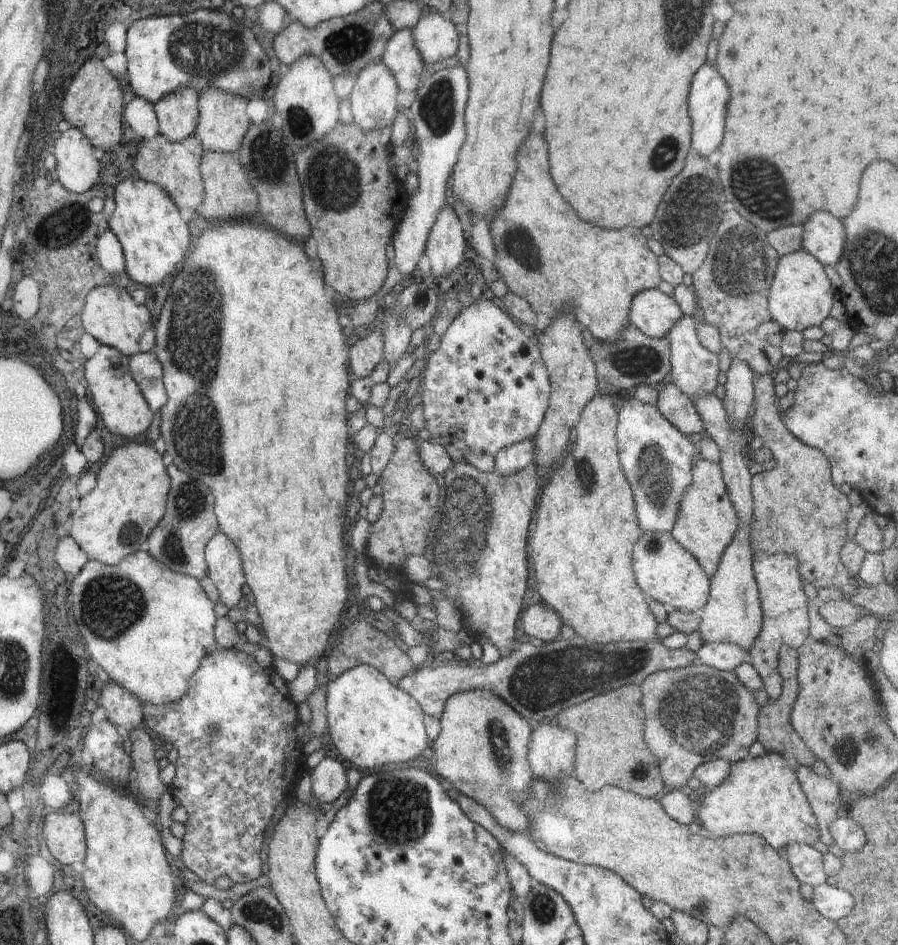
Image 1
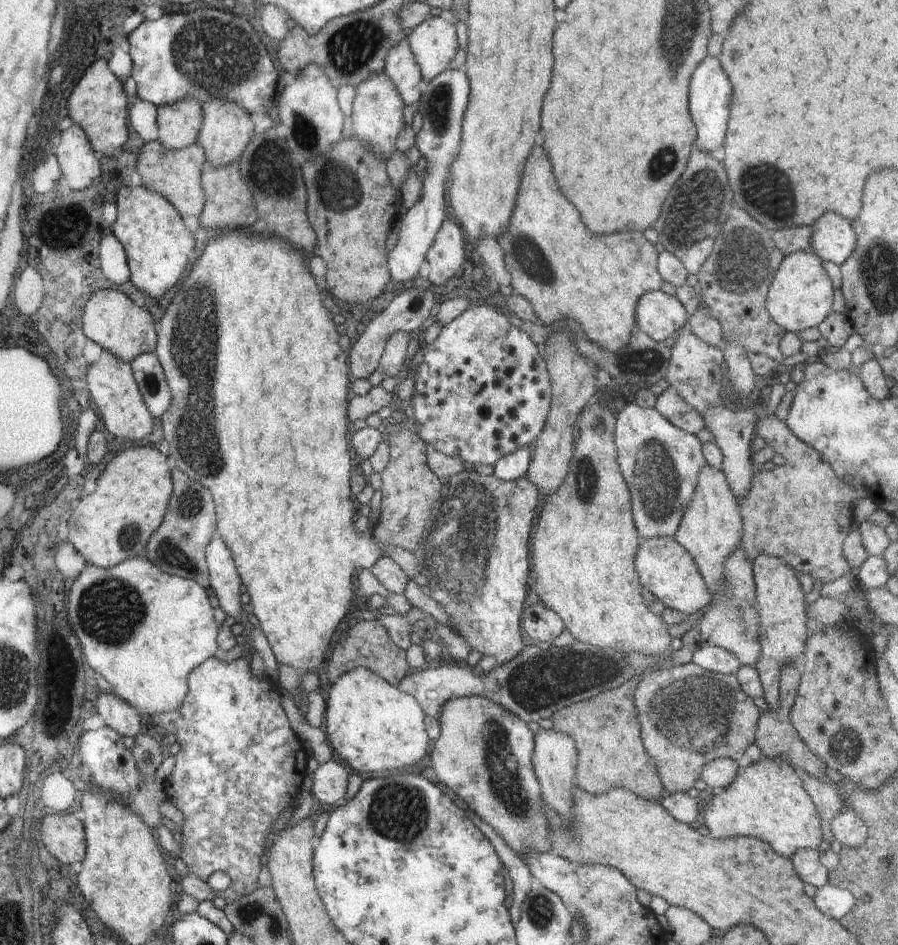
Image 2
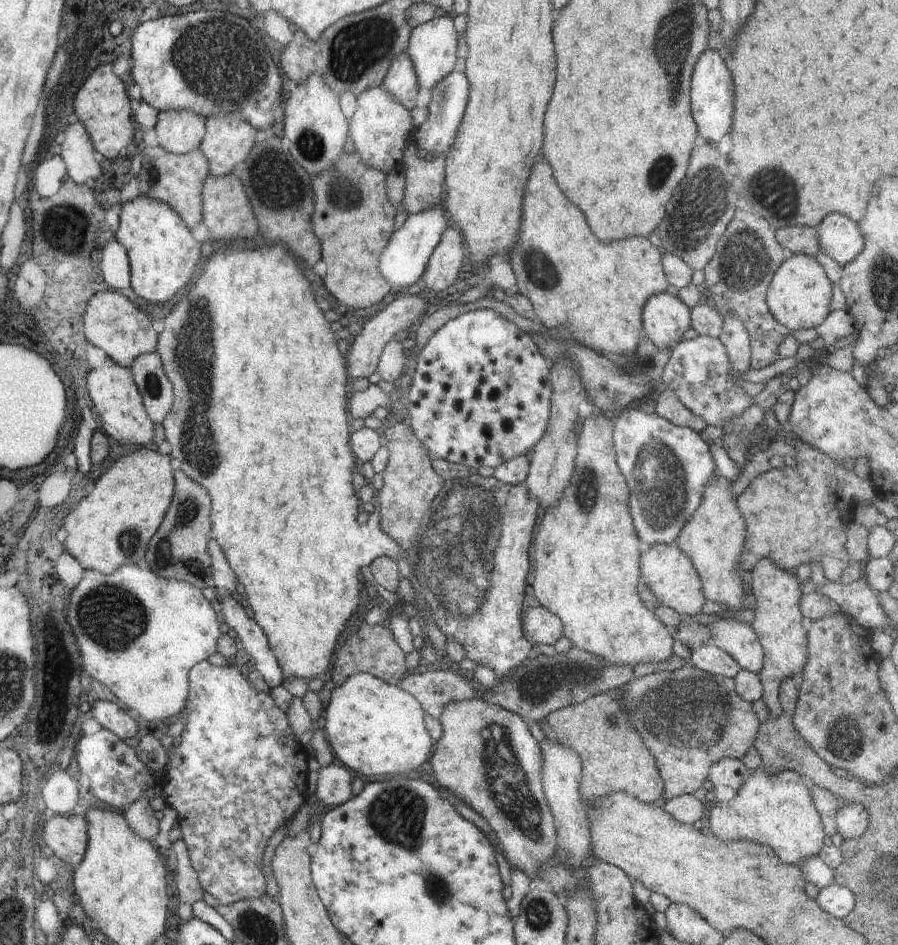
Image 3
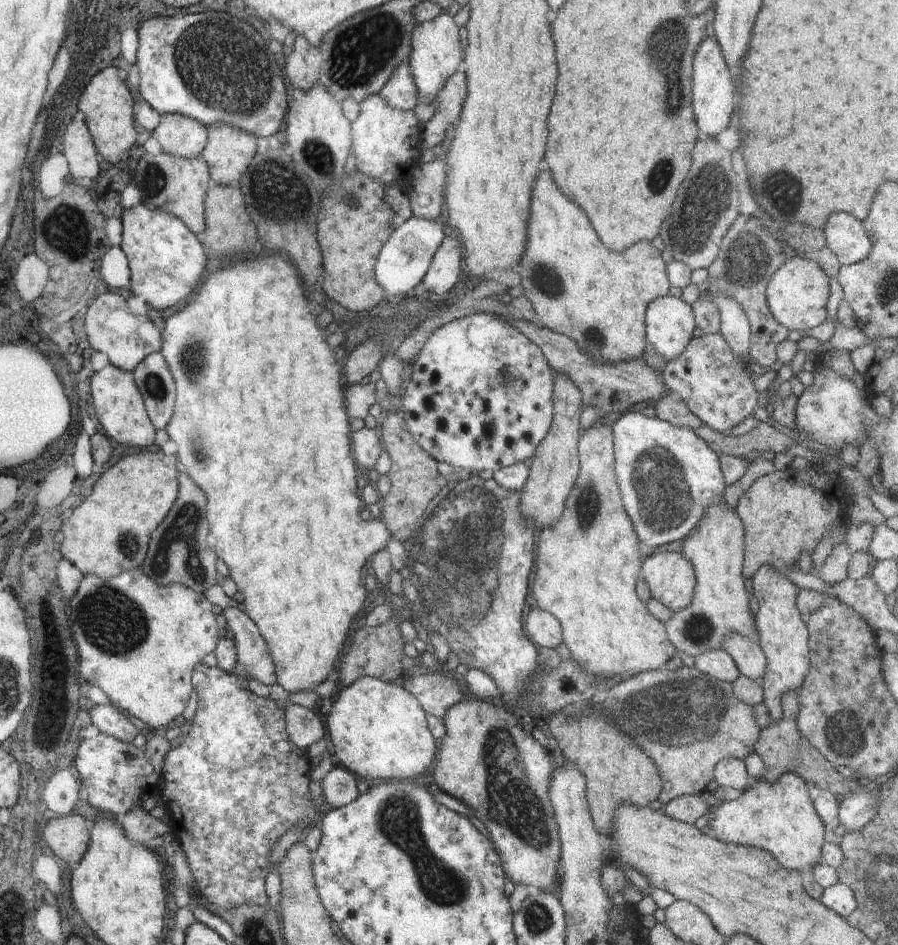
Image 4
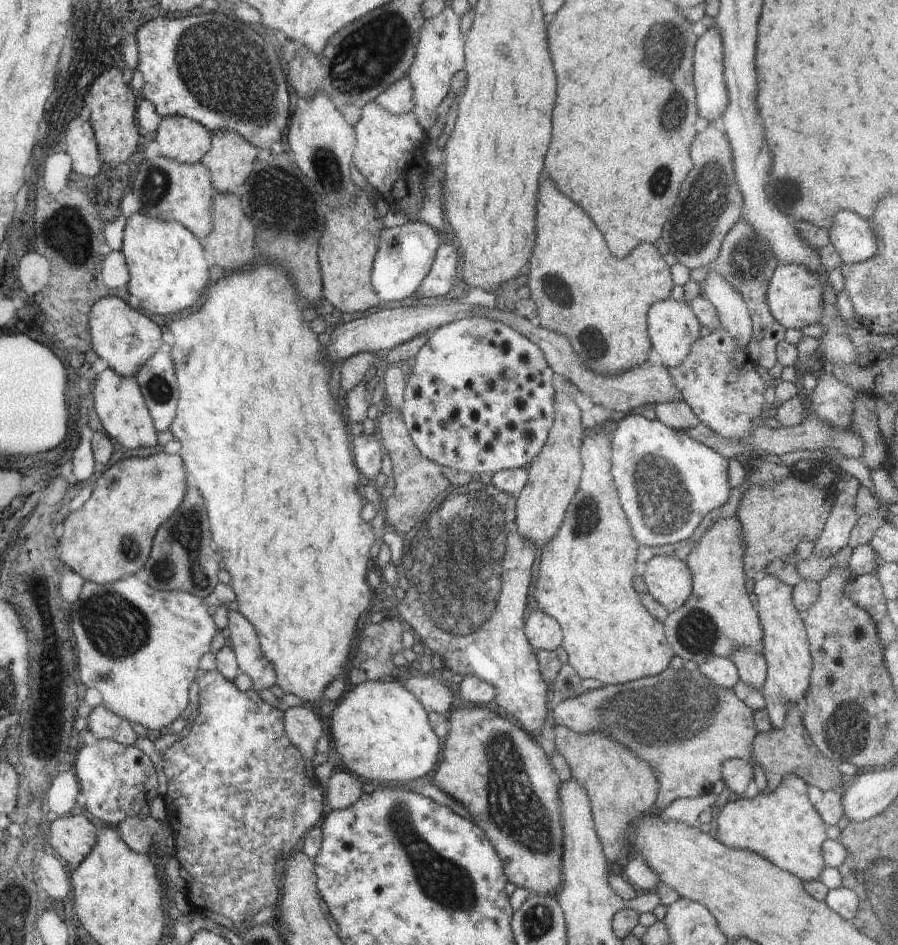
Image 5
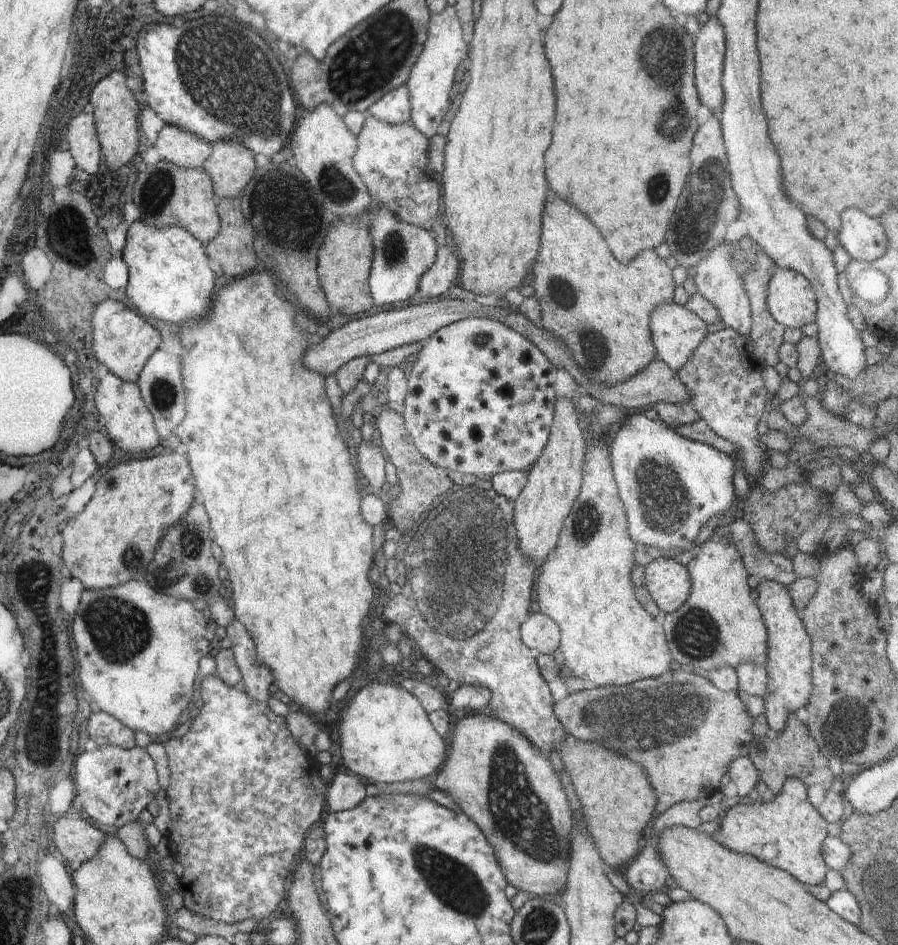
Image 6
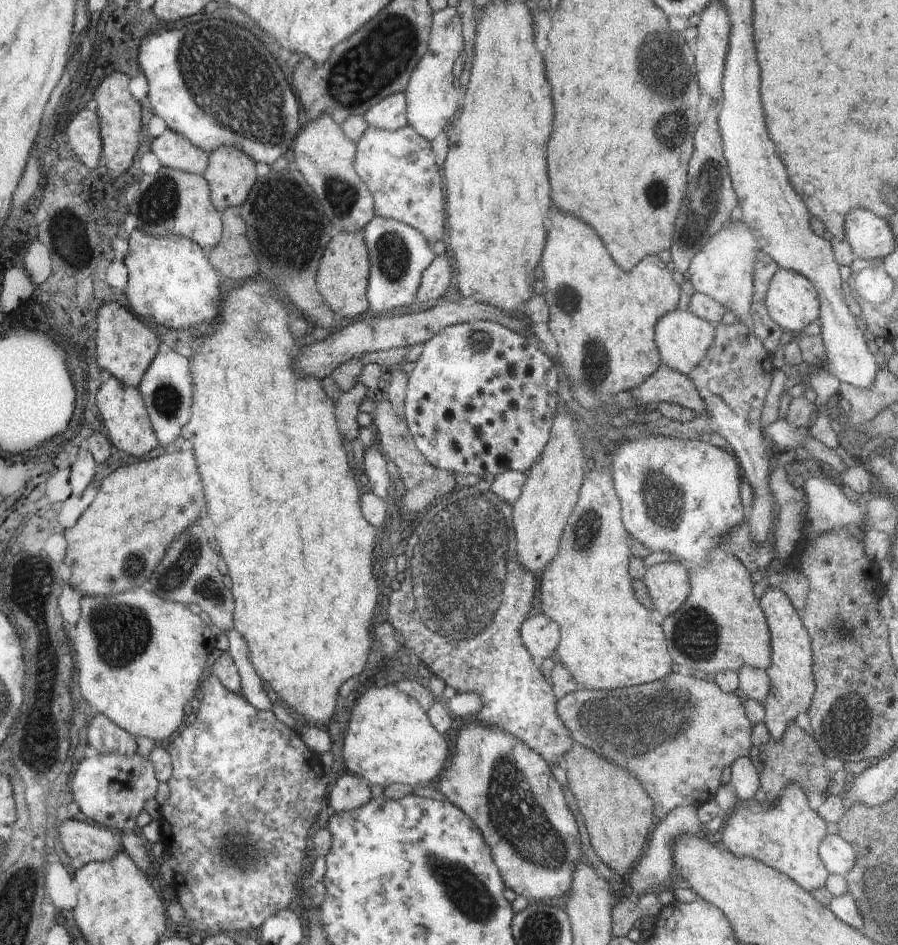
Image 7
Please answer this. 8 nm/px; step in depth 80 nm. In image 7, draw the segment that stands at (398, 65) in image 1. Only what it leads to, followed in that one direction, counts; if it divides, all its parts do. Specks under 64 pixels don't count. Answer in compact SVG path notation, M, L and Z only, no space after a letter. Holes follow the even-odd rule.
M396 93L369 108L363 117L370 126L395 131L408 125L407 104L404 93Z

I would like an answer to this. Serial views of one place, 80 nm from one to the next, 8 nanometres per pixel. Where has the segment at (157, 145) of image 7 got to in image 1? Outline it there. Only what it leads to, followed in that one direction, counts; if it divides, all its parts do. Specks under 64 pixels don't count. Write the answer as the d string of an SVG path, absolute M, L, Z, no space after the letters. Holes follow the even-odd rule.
M182 87L153 105L159 122L159 133L170 142L180 142L195 134L199 121L199 94L194 89Z

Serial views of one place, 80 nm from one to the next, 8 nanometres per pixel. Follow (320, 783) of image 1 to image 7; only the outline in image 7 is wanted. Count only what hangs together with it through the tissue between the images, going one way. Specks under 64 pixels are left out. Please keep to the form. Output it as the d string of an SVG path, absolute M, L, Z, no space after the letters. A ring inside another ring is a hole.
M354 774L340 776L332 791L329 792L330 797L327 799L327 802L330 802L329 811L345 812L368 804L373 798L370 787L364 778Z

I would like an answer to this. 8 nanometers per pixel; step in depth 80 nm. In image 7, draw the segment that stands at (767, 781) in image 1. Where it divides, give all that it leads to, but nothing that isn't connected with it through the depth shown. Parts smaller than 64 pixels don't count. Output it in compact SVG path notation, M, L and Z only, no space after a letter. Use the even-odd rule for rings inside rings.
M788 784L774 805L761 809L736 807L725 819L722 845L736 858L754 858L771 868L778 868L804 890L824 888L828 870L818 856L820 842L827 836L827 823L808 804L805 789Z

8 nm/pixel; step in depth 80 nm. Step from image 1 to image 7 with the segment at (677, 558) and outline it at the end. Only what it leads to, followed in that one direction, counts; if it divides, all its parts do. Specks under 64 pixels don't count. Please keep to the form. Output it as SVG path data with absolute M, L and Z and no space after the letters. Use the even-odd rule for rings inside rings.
M662 562L646 568L643 582L652 608L666 617L679 610L690 593L687 568L678 563Z

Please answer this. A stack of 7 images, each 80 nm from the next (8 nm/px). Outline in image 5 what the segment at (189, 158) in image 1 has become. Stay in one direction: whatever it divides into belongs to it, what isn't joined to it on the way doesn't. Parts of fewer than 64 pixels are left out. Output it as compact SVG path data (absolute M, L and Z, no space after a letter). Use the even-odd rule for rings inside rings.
M158 155L152 160L143 160L136 168L134 173L134 192L138 194L138 200L142 204L142 212L150 214L152 218L164 219L165 221L179 222L185 226L194 236L200 240L211 233L211 206L212 197L215 194L211 181L210 171L201 162L194 164L181 163L168 157Z

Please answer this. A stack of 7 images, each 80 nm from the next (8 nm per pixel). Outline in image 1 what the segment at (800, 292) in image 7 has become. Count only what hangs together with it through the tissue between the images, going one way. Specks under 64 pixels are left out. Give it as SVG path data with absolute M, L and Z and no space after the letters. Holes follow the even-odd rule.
M804 249L780 256L769 288L770 316L785 331L803 331L810 326L821 326L834 306L834 291L826 276L824 265Z

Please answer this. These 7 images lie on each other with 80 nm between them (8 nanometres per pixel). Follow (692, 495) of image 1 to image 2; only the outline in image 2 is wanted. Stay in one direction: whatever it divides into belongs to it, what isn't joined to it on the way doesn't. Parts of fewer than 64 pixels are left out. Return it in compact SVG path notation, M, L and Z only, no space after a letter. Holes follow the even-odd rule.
M707 464L699 474L695 493L686 505L673 539L691 554L711 594L719 591L725 581L726 557L741 544L744 528L741 513L725 474Z

